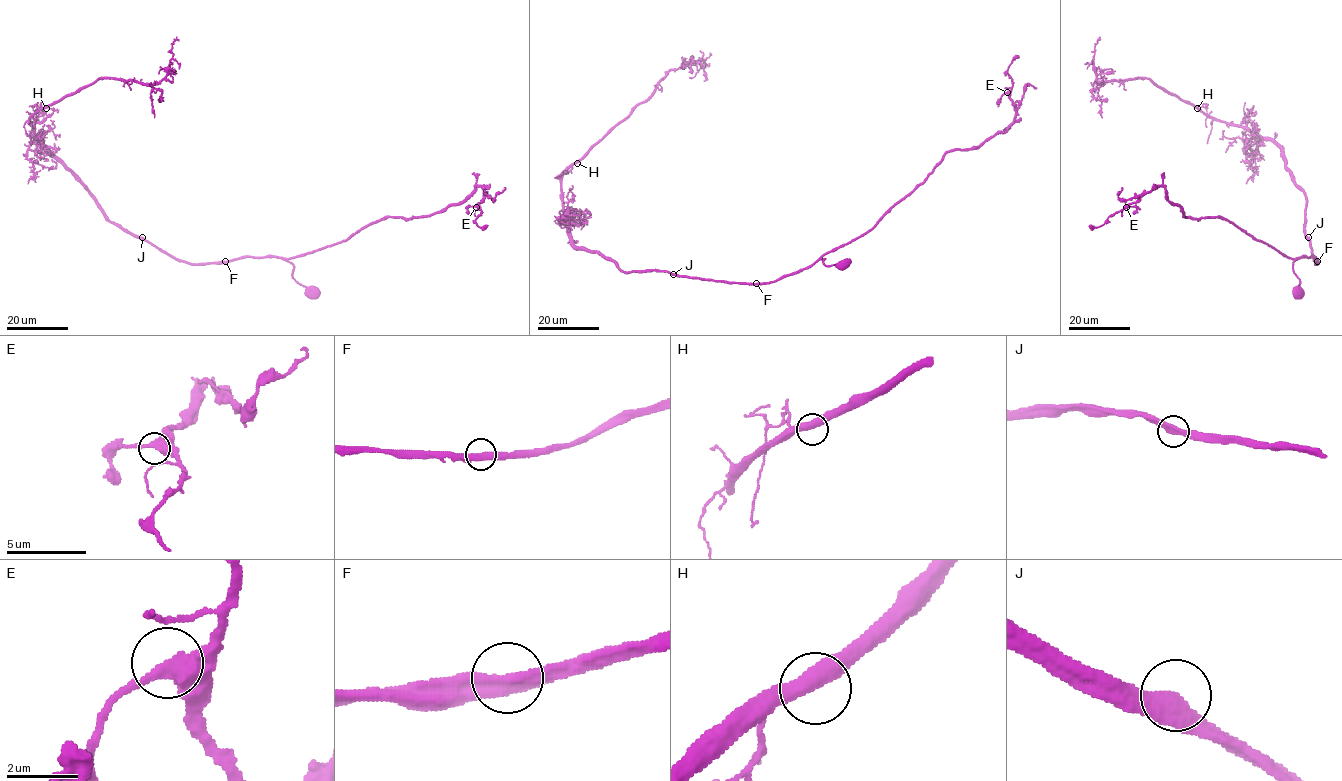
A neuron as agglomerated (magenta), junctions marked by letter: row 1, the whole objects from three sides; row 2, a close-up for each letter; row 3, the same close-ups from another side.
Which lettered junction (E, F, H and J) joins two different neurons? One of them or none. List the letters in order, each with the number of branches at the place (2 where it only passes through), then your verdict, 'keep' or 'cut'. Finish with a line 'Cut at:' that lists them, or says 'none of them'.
E: 2 | keep
F: 2 | keep
H: 2 | keep
J: 2 | keep
Cut at: none of them

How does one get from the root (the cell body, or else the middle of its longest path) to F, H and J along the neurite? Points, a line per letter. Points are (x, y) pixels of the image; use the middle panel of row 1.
F: (843, 264), (825, 265), (825, 259), (819, 259), (773, 281), (756, 283)
H: (843, 264), (825, 265), (819, 259), (763, 283), (624, 272), (571, 241), (561, 175), (577, 163)
J: (843, 264), (825, 265), (825, 259), (819, 259), (792, 274), (763, 283), (673, 274)

